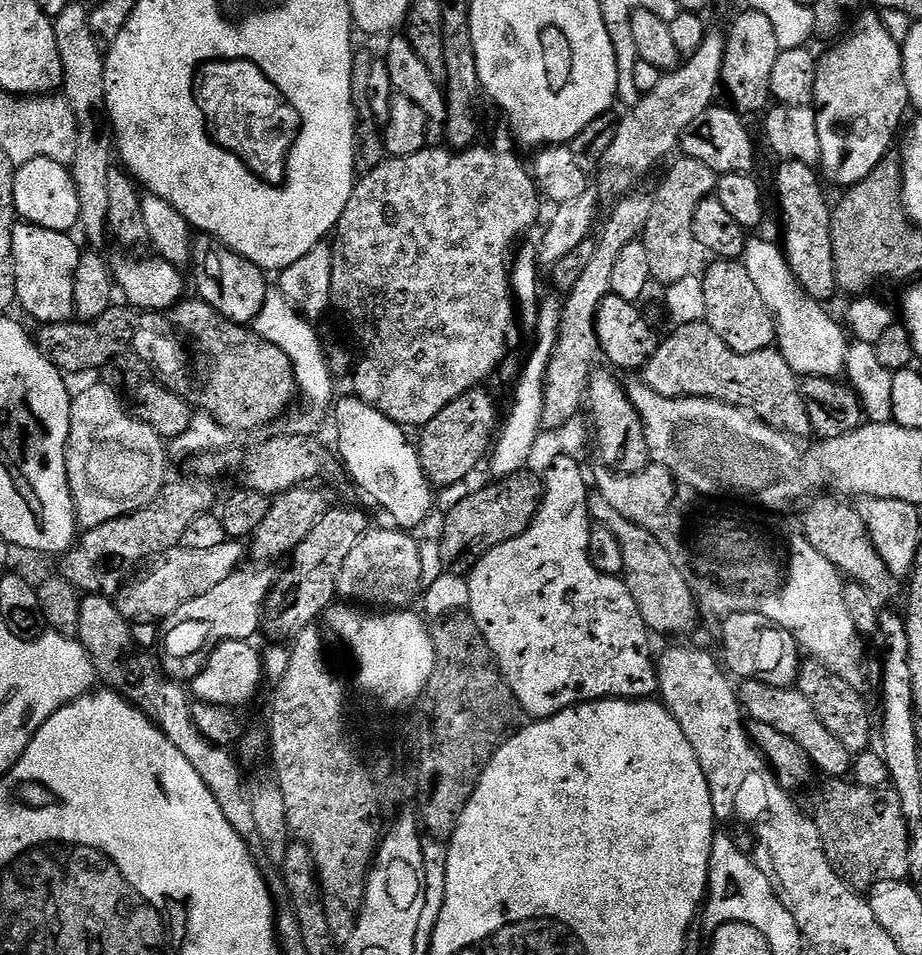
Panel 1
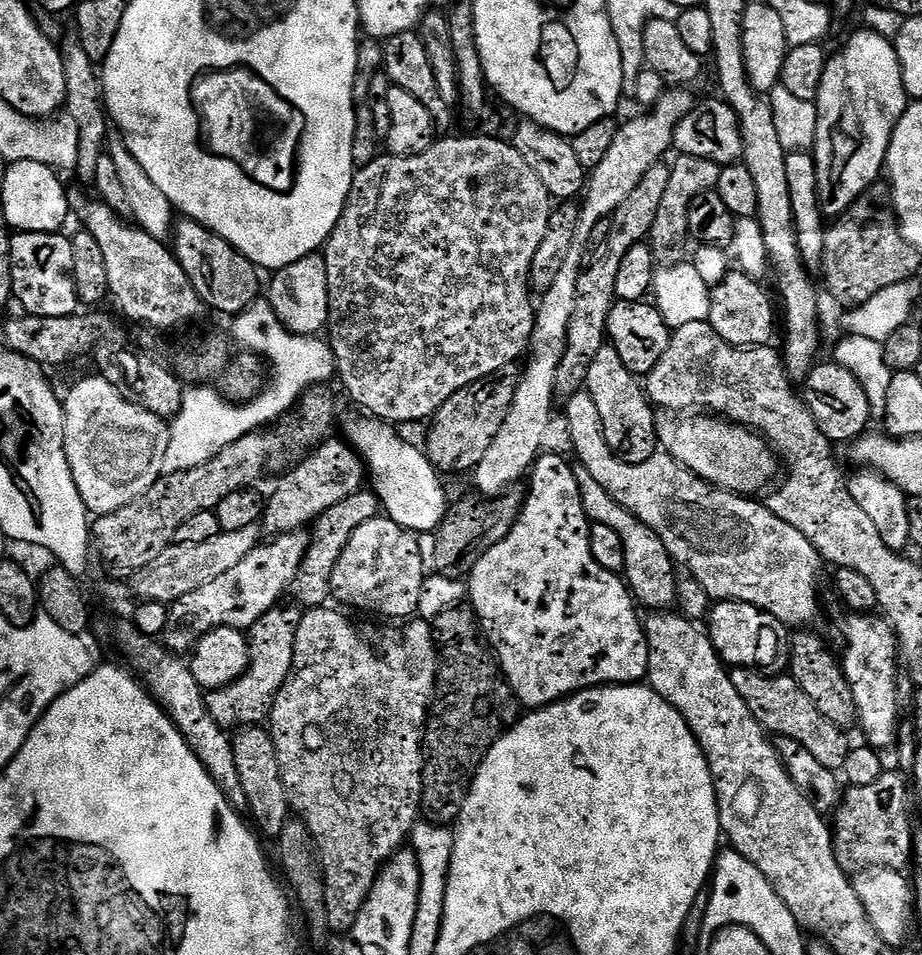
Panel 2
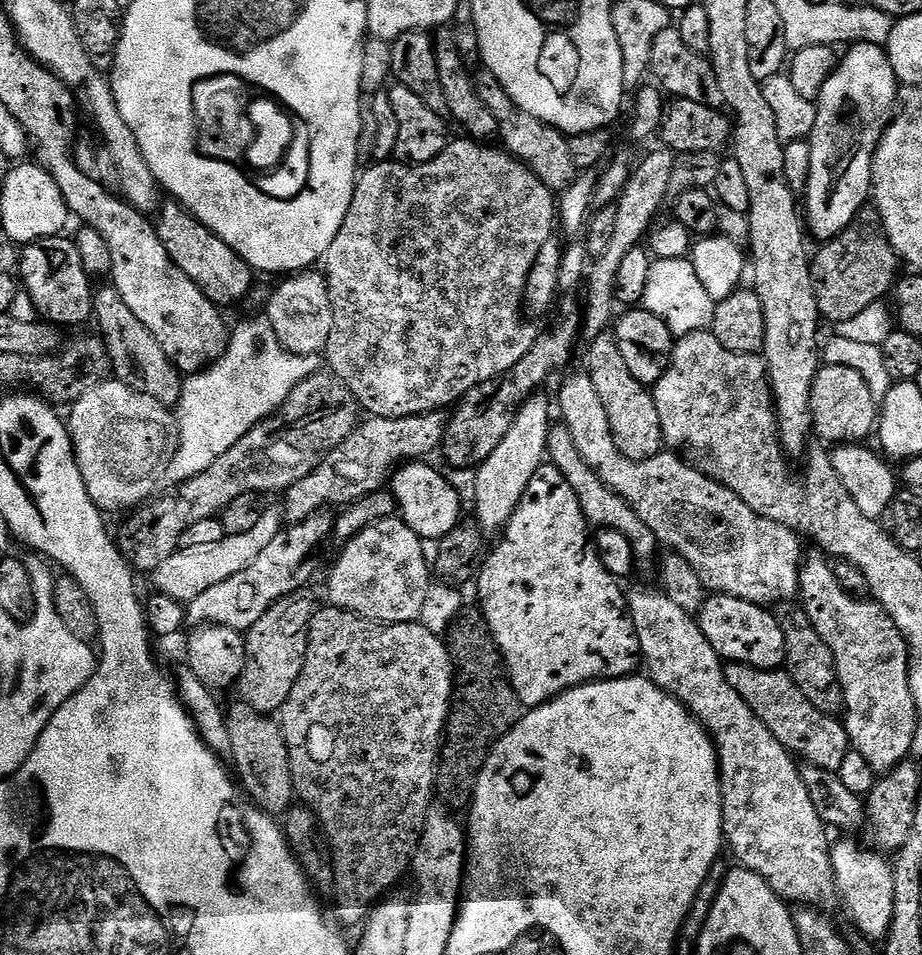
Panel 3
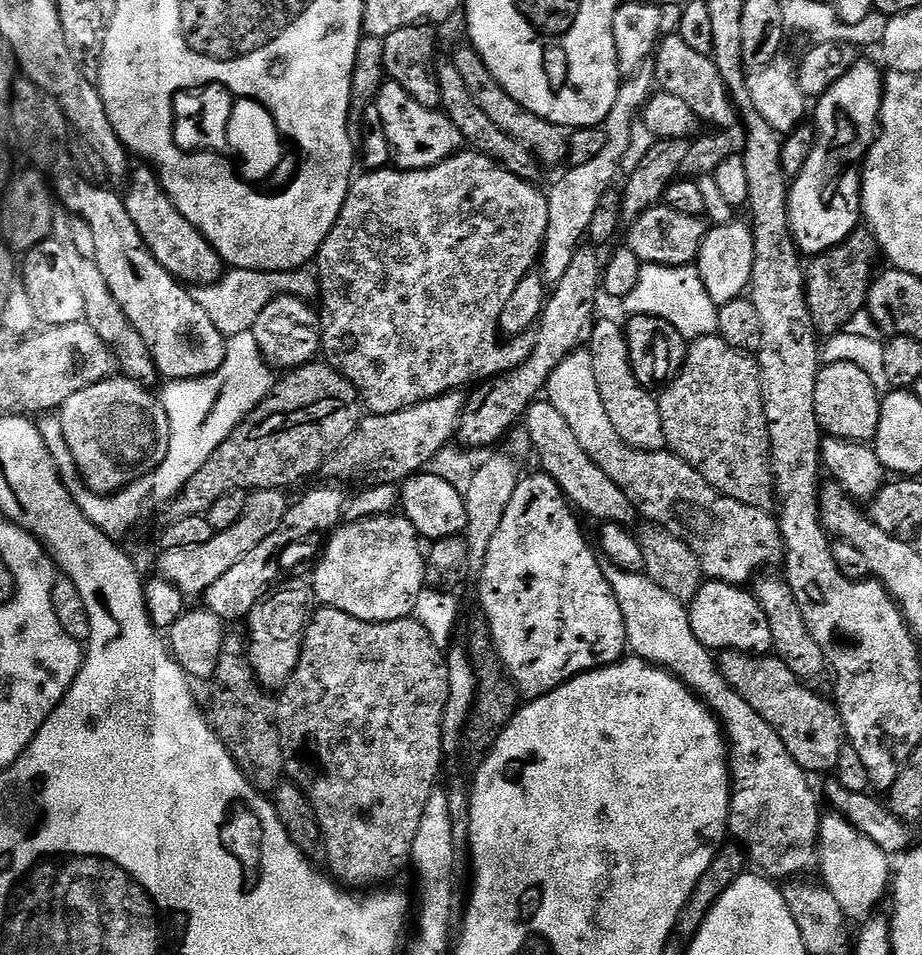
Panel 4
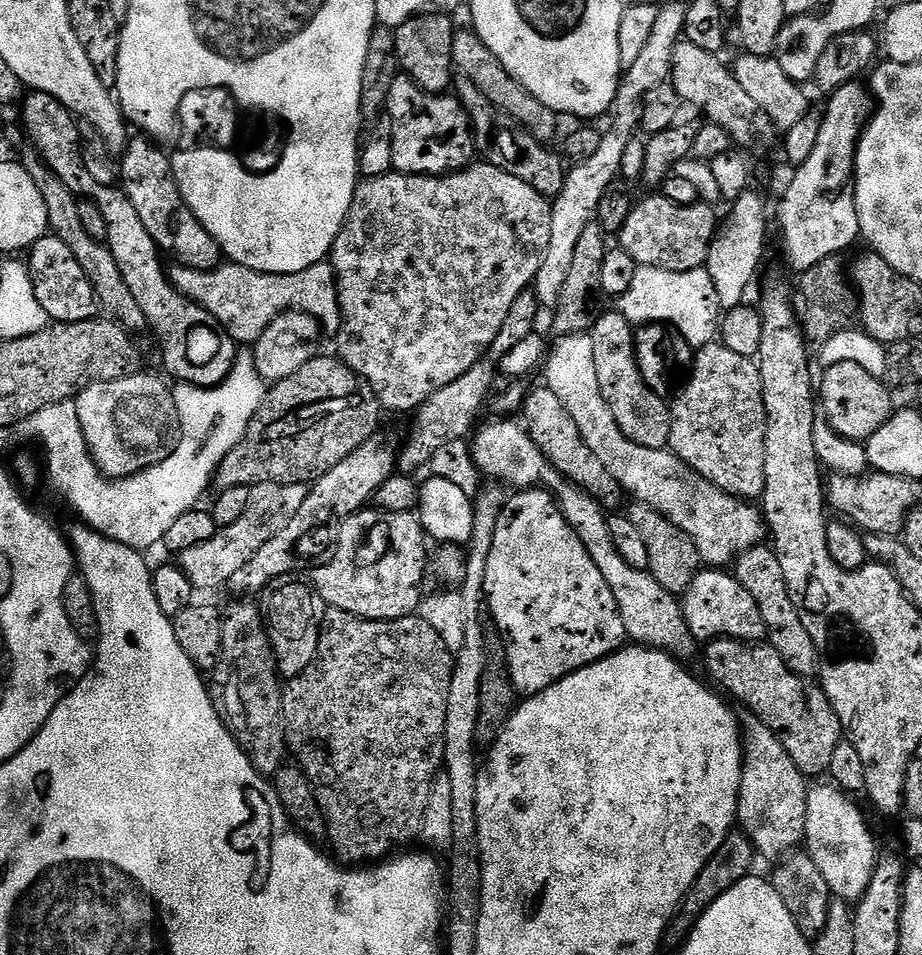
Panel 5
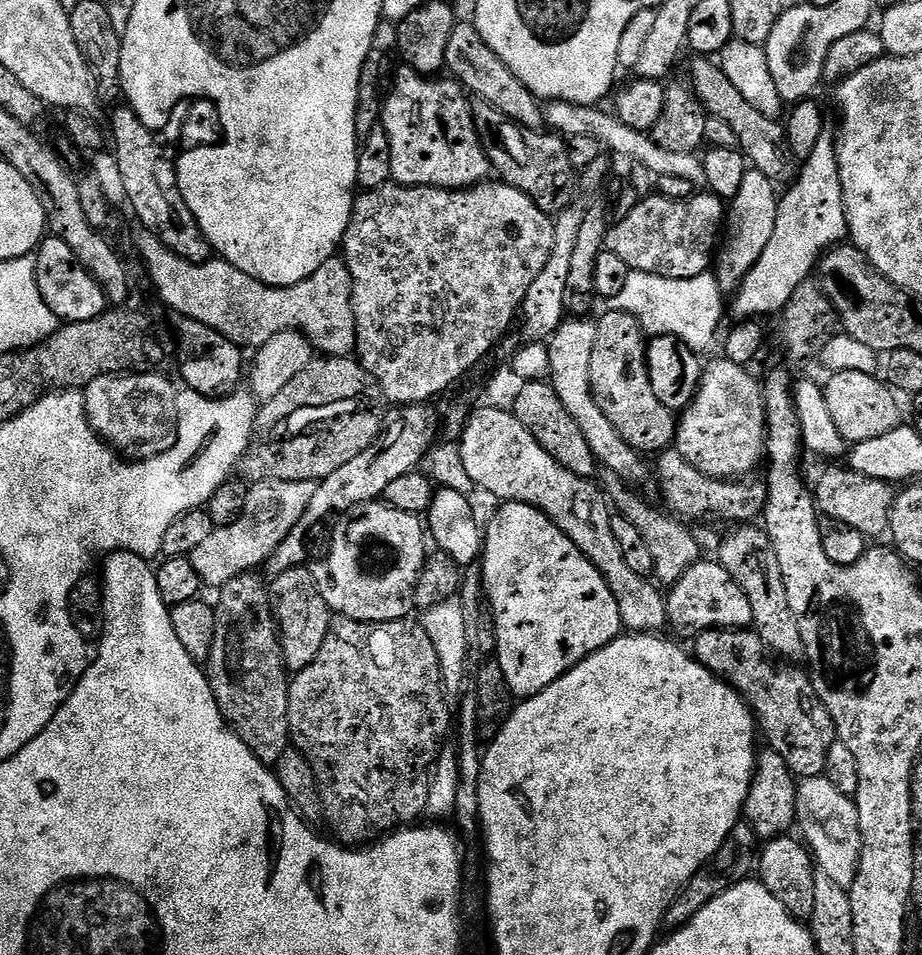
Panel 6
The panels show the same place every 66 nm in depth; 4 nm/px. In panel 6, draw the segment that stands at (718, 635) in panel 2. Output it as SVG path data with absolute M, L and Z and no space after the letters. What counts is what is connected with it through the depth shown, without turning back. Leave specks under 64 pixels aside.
M701 559L690 566L676 584L666 592L668 601L668 624L677 632L675 635L695 638L707 628L748 628L752 624L750 598L730 578L728 571L715 559Z

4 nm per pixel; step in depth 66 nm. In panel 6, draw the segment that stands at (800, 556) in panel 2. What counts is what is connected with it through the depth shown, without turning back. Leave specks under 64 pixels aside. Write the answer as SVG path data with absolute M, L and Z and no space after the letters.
M588 318L565 319L551 340L547 341L550 383L558 394L562 406L566 406L570 418L578 422L578 430L582 430L582 438L586 438L597 461L614 470L614 473L620 475L629 485L636 486L647 472L649 475L650 468L649 465L648 468L644 465L645 457L631 448L622 438L622 434L618 434L618 430L614 430L610 418L602 414L594 398L590 386L590 358L596 341L596 324L590 321Z

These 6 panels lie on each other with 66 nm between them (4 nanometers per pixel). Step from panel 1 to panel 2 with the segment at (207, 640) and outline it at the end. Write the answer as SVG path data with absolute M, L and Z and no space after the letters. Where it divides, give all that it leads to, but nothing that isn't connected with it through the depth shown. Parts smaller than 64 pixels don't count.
M307 531L288 532L275 537L273 544L261 543L238 566L234 566L222 578L214 578L202 590L186 594L178 603L171 605L170 624L164 631L163 643L177 654L188 654L195 649L196 643L208 632L216 628L238 628L247 630L262 618L270 609L277 607L280 600L291 589L312 537Z

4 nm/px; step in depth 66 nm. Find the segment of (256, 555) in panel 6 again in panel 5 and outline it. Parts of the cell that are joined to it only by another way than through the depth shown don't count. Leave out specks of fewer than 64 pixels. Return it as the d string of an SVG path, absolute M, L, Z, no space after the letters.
M257 484L252 488L250 503L246 506L246 514L234 522L234 526L219 529L210 542L201 542L198 546L190 546L190 550L179 553L180 568L190 578L193 589L220 588L227 585L298 514L302 502L306 502L308 488L303 484Z

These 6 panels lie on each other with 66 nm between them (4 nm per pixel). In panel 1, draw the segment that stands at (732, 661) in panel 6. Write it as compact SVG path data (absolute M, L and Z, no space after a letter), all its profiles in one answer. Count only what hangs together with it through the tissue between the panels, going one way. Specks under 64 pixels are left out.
M745 680L739 685L740 703L747 715L762 726L774 726L774 730L786 734L786 738L794 738L802 750L812 759L813 765L825 772L828 778L844 778L852 771L854 756L848 752L843 742L832 733L822 719L818 718L810 698L806 698L795 687L779 688L766 682Z

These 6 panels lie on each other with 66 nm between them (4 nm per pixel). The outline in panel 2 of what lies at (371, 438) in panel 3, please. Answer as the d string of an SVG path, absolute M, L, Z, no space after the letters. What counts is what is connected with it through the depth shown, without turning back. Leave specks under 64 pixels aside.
M329 438L311 454L299 461L293 472L288 472L276 484L272 496L267 497L264 505L262 528L265 533L285 534L298 532L315 525L316 519L330 506L338 506L338 502L349 500L366 484L364 461L356 453L356 449L343 438Z

